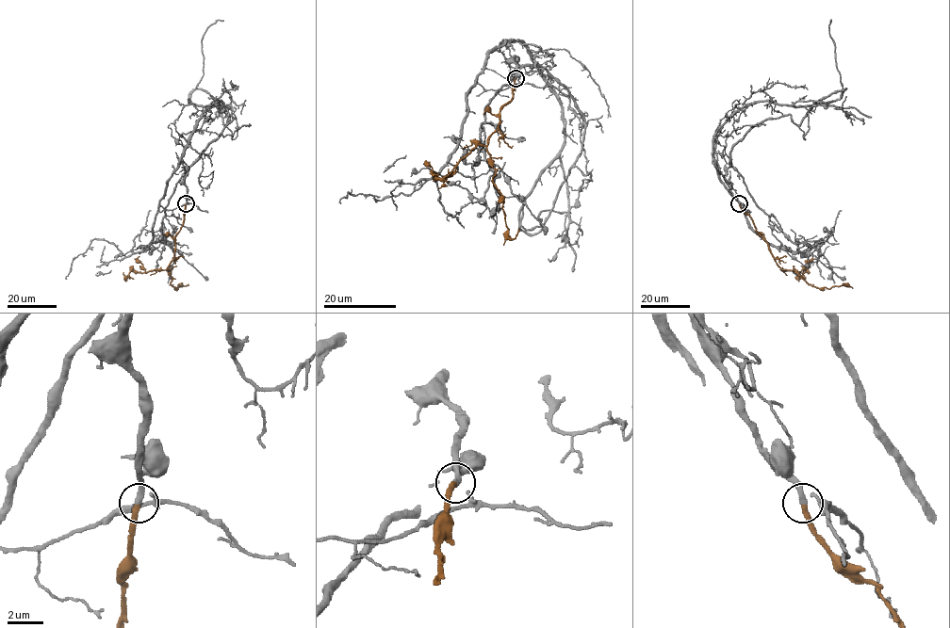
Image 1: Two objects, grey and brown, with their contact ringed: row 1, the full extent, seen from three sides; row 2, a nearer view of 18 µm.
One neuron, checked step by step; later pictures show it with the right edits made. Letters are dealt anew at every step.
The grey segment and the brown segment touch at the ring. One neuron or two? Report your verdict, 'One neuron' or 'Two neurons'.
One neuron

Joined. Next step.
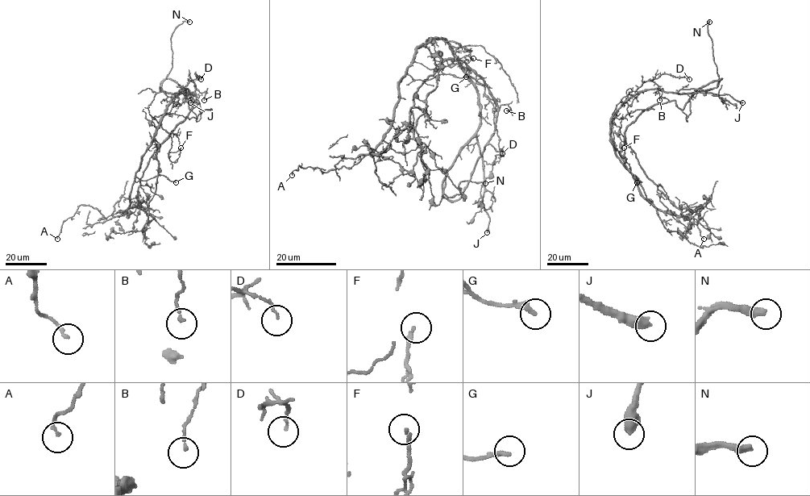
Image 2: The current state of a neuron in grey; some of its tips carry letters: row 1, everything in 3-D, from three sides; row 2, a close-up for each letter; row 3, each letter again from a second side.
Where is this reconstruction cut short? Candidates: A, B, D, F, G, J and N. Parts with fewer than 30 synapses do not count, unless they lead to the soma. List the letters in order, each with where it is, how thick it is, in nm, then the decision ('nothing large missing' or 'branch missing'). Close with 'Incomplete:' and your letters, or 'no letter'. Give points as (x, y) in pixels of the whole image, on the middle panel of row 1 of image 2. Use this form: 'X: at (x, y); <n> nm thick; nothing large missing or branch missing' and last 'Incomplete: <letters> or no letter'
A: at (292, 175); 120 nm thick; nothing large missing
B: at (506, 110); 130 nm thick; nothing large missing
D: at (502, 153); 100 nm thick; nothing large missing
F: at (473, 58); 130 nm thick; nothing large missing
G: at (466, 77); 240 nm thick; nothing large missing
J: at (487, 232); 500 nm thick; nothing large missing
N: at (485, 183); 360 nm thick; branch missing
Incomplete: N

